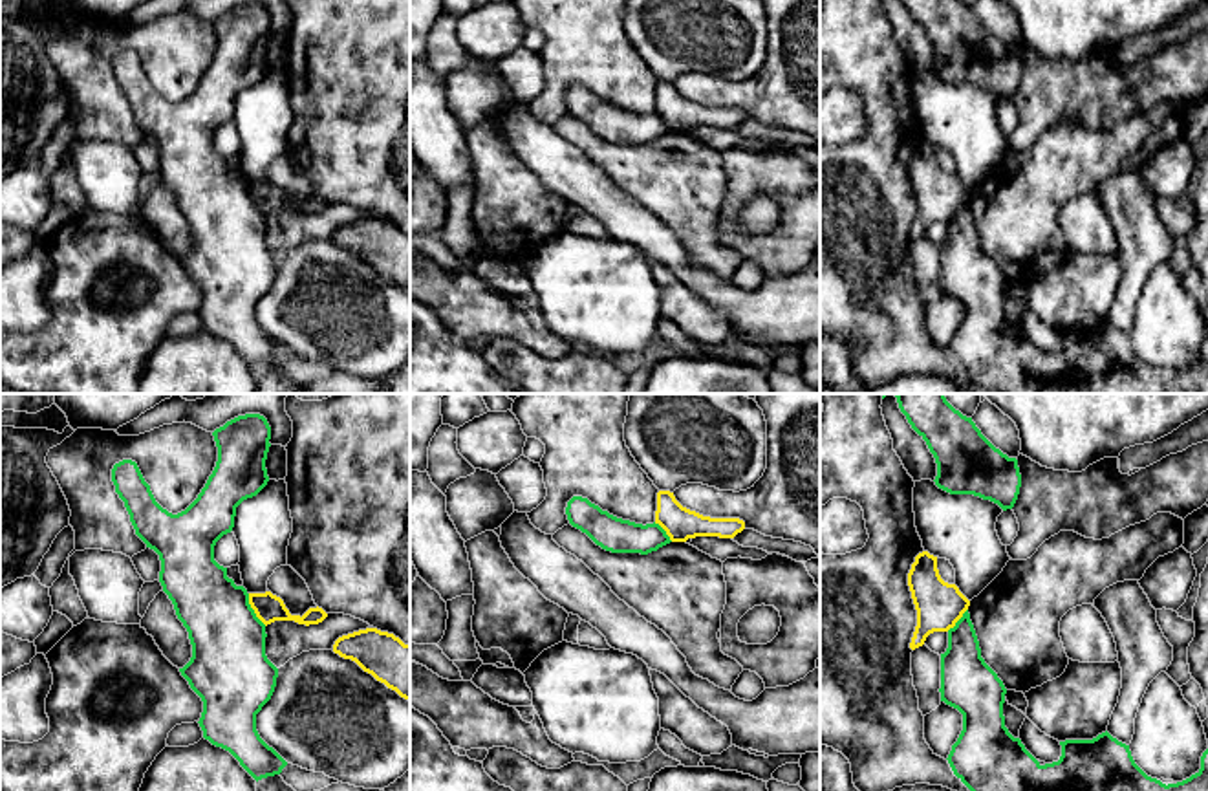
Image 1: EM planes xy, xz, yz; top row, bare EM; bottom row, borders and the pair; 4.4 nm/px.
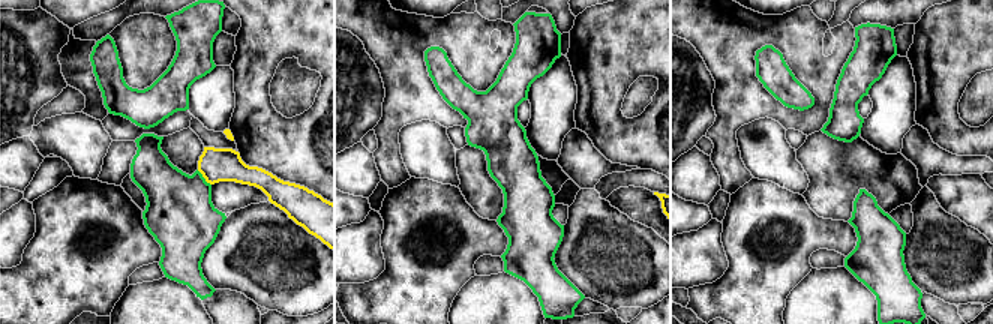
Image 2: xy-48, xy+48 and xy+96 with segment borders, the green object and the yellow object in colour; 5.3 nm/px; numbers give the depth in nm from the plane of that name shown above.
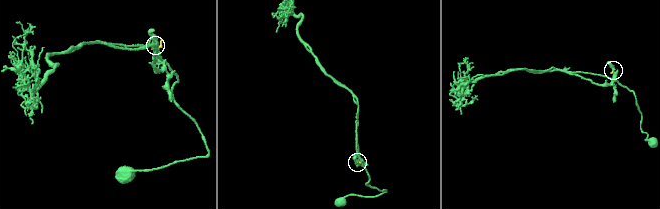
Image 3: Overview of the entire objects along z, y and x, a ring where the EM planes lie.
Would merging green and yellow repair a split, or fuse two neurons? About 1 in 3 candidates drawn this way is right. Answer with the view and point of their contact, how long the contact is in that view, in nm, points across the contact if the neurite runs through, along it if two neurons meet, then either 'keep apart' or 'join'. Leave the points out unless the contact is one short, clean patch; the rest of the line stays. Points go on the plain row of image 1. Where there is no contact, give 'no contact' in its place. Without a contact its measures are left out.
meets green in xy at (253, 200); contact 170 nm long; border along xy (248, 184), (249, 196), (266, 215); keep apart

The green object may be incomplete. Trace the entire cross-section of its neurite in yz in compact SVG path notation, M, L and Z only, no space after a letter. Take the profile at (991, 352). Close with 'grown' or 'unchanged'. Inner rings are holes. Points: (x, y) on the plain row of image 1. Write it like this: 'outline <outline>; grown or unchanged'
outline M968 200L948 220L948 238L941 244L939 282L941 291L963 304L963 320L946 350L981 394L1208 394L1208 339L1195 364L1168 375L1148 366L1135 353L1129 335L1107 320L1093 330L1060 331L1060 350L1041 355L1005 317L1007 278L981 247Z; unchanged

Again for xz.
outline M582 86L567 92L566 104L573 117L611 143L648 145L672 132L659 114L642 115L617 108Z; unchanged

